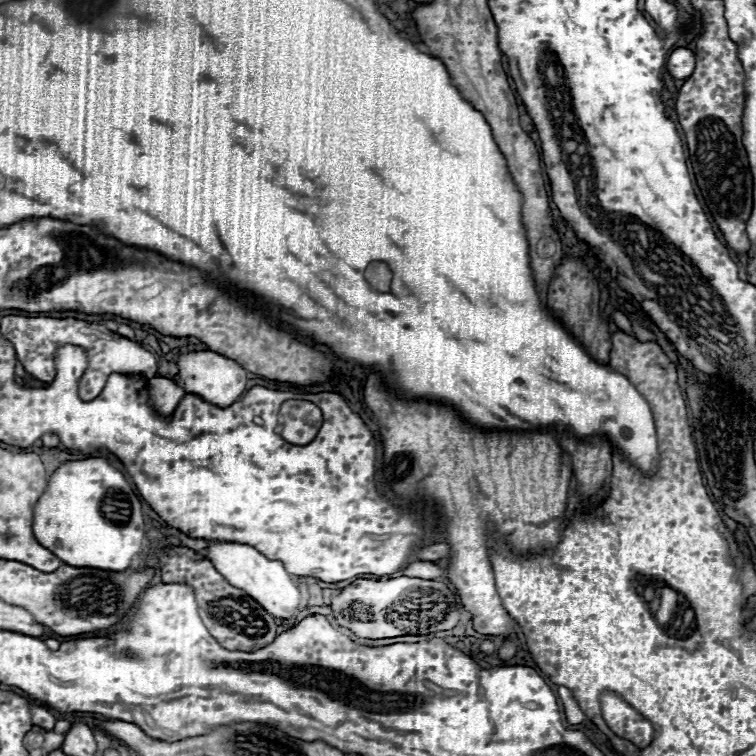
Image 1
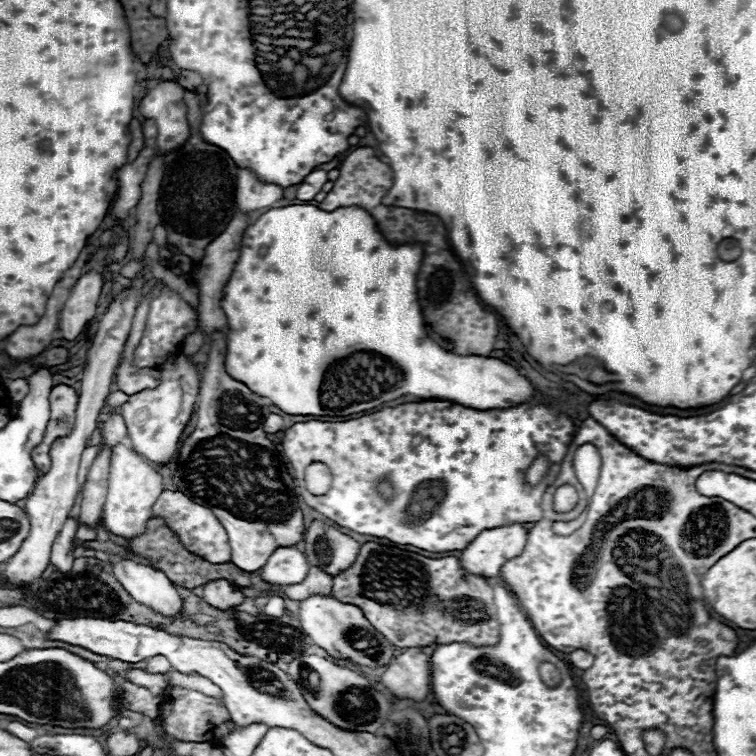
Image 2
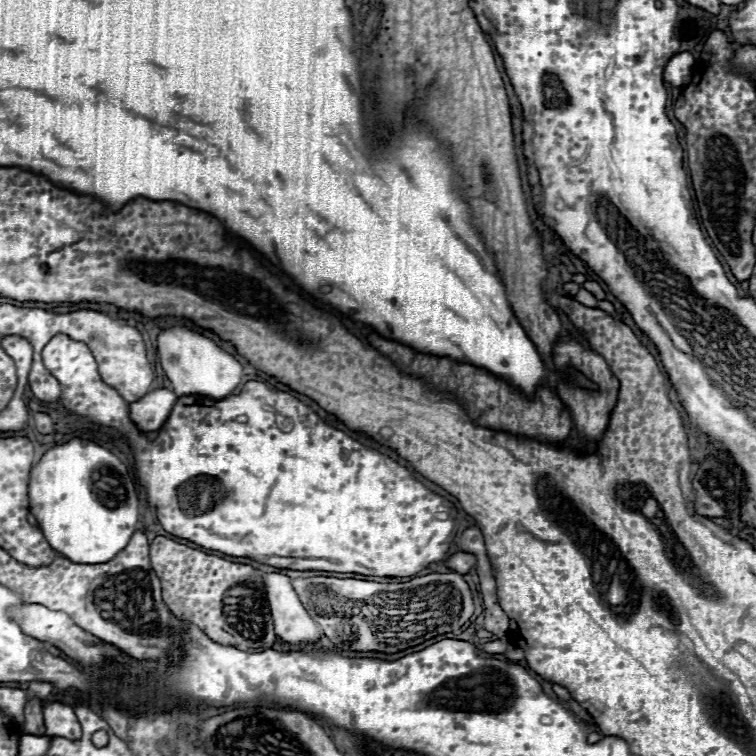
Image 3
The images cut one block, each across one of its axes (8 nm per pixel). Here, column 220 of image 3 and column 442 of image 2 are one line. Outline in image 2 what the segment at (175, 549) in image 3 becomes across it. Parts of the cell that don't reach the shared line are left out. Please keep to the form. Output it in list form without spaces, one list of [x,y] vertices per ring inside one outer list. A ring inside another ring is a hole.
[[[368,542],[362,544],[354,566],[334,578],[332,596],[344,604],[358,606],[370,624],[398,648],[424,648],[448,642],[494,646],[500,642],[490,584],[480,576],[464,574],[454,556],[426,558]]]

